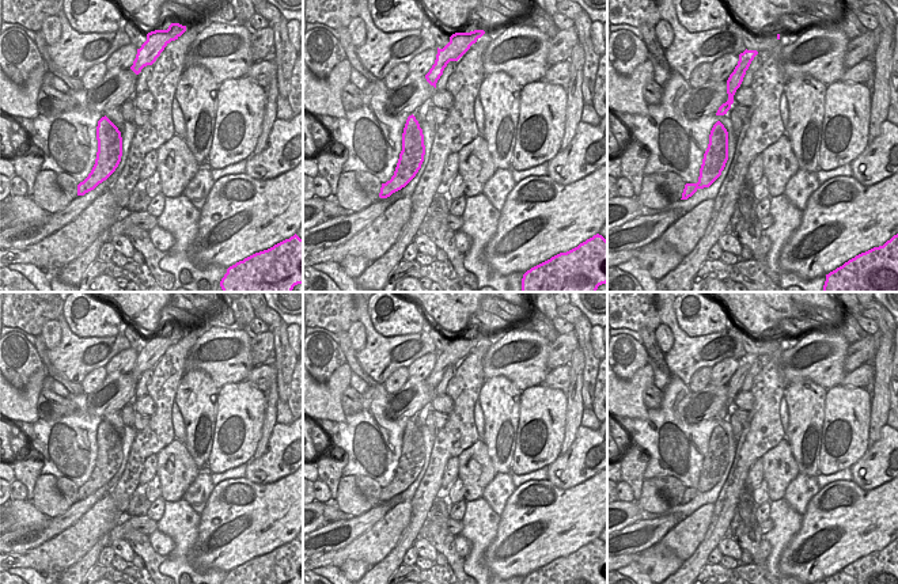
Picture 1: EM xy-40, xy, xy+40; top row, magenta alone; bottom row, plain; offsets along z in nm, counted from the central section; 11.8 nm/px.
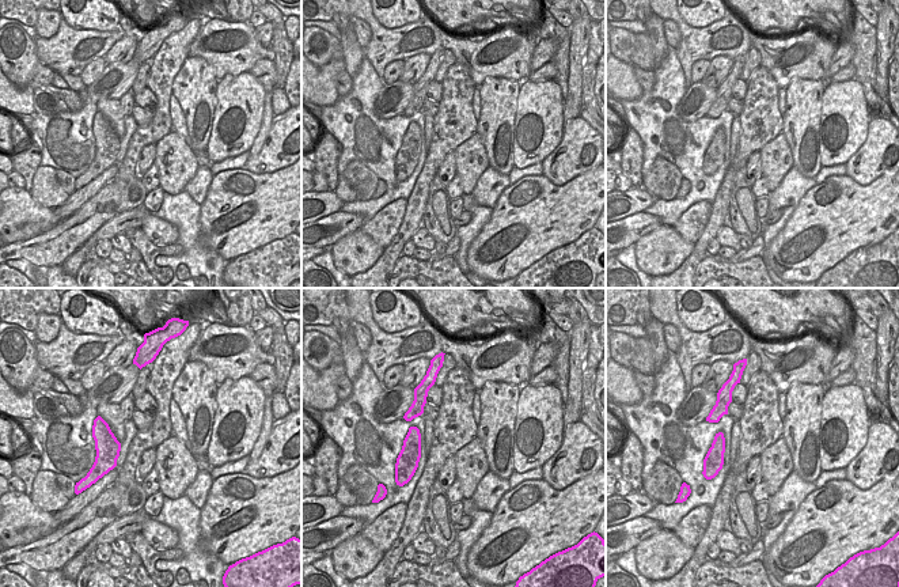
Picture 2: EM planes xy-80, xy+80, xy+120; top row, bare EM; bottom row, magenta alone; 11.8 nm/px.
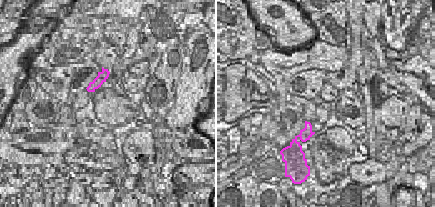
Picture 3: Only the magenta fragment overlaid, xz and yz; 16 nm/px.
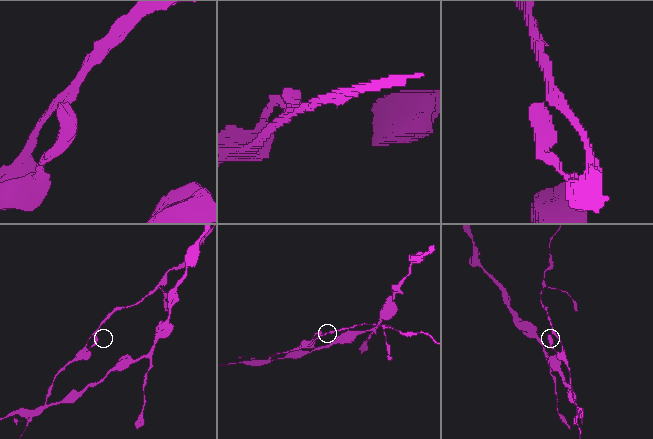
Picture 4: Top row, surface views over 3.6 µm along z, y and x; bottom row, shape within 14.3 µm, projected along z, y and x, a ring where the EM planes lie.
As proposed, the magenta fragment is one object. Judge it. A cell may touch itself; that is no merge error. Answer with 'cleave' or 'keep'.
keep

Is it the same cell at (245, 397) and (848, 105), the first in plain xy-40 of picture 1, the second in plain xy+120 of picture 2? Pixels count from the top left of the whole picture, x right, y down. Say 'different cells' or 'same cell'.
same cell

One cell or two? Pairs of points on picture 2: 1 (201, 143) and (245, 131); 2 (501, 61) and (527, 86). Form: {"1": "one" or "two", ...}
{"1": "two", "2": "two"}

